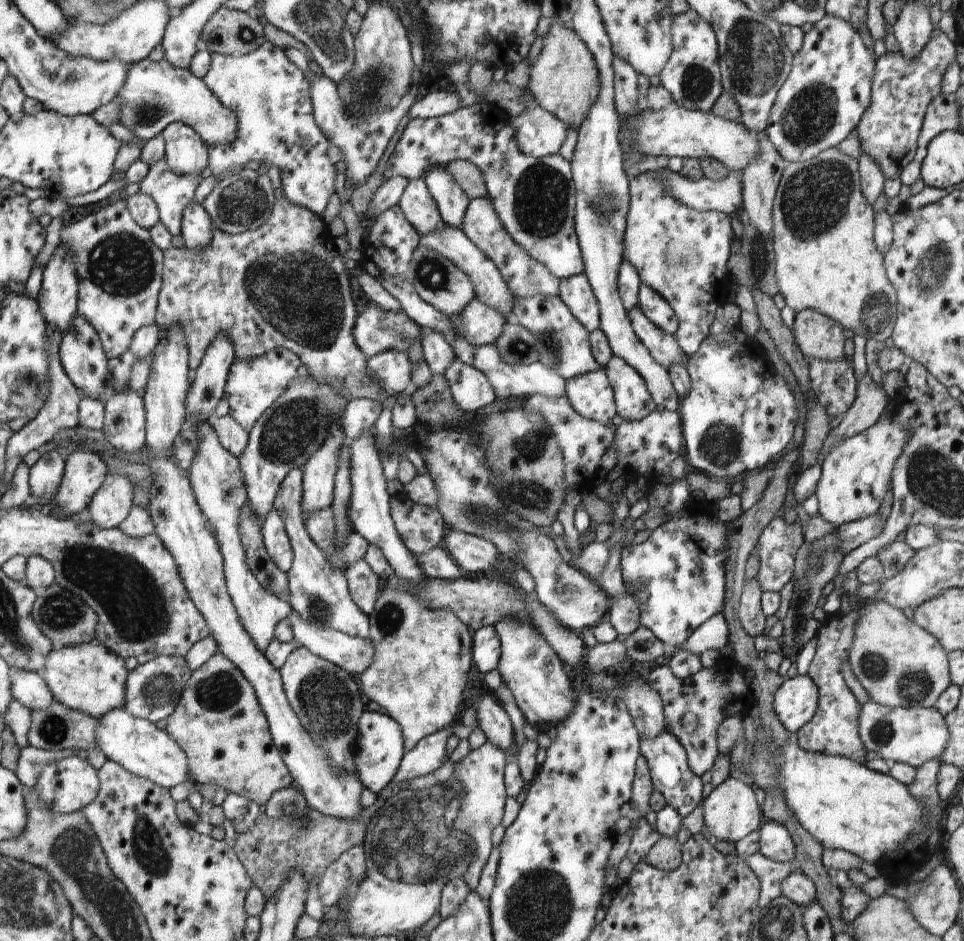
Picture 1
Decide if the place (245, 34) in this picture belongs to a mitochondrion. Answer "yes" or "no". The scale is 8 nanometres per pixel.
yes

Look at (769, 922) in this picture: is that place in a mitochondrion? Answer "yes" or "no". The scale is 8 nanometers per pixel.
yes

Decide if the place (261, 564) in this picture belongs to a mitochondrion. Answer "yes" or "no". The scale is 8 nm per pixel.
no

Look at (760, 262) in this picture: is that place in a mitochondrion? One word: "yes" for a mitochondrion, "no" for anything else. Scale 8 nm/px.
yes

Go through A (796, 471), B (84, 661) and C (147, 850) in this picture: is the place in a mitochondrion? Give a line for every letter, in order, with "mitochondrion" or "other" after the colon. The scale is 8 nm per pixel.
A: other
B: other
C: mitochondrion

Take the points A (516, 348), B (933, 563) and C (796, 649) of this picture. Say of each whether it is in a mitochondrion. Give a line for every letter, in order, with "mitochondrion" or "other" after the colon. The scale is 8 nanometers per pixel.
A: mitochondrion
B: other
C: other

